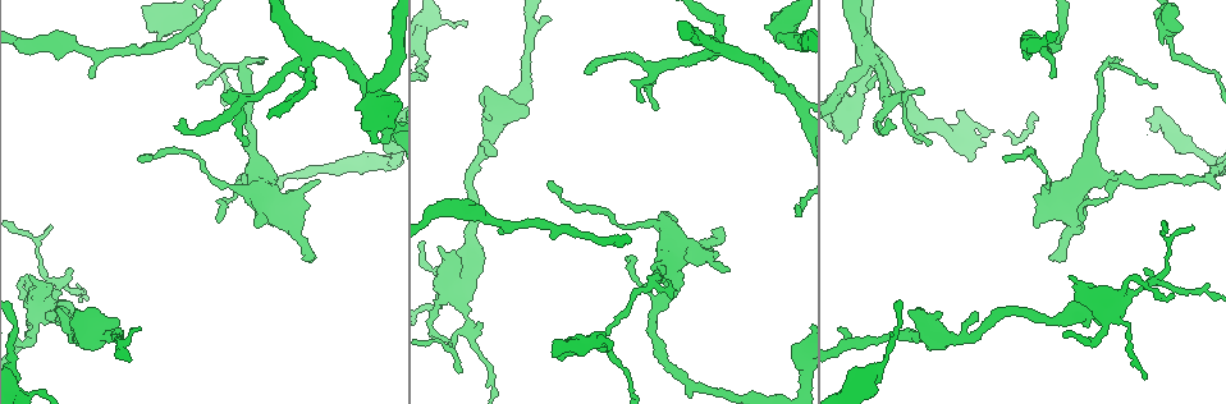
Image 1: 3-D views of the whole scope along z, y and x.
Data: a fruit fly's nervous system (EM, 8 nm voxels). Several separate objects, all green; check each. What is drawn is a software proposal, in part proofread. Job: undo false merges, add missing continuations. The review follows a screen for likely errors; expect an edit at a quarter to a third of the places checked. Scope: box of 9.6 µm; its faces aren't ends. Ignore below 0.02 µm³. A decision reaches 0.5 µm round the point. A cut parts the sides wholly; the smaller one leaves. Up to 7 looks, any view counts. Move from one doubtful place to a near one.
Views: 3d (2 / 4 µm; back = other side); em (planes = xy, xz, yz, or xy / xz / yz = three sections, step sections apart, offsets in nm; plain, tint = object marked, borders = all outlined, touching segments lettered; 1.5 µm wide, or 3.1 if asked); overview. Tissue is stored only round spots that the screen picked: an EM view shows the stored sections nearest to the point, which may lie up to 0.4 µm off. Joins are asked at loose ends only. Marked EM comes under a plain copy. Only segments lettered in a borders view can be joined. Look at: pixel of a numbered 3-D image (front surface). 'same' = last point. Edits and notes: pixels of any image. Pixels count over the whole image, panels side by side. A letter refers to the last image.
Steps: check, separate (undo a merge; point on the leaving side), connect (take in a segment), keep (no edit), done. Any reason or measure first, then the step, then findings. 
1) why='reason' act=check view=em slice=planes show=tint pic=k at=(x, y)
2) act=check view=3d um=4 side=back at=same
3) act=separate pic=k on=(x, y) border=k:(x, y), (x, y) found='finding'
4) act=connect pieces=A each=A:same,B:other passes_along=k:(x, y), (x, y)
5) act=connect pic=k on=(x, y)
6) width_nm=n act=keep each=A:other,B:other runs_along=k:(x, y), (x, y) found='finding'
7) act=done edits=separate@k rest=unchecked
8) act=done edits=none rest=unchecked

why='thick end' act=check view=em slice=yz step=8 show=tint pic=1 at=(561, 359)

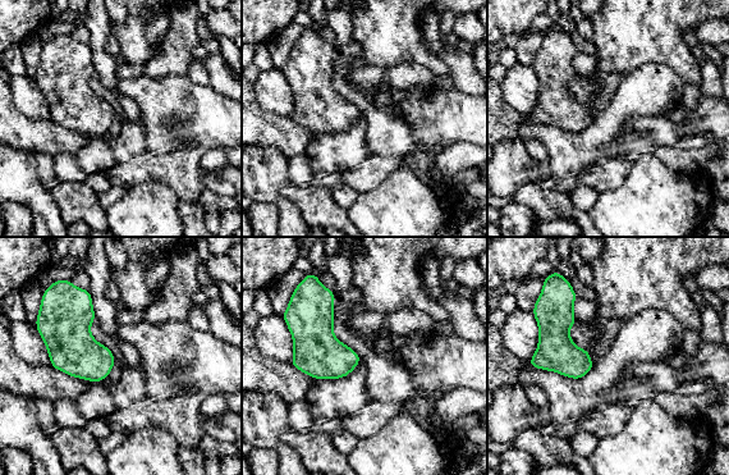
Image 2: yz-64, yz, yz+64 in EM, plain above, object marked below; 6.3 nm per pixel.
act=check view=em slice=planes show=borders at=same

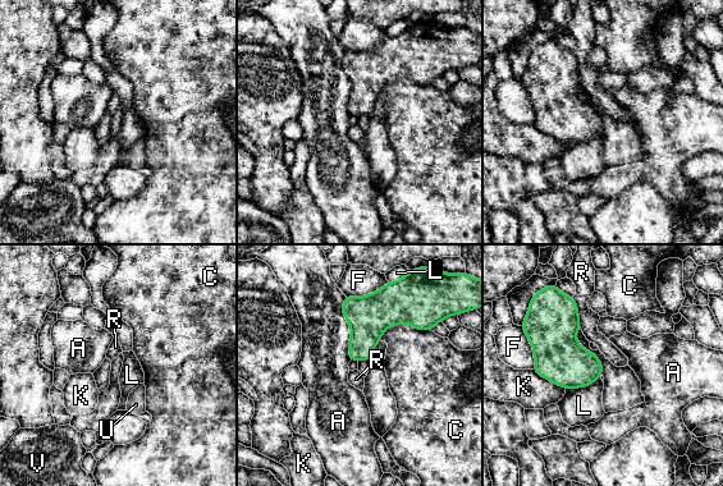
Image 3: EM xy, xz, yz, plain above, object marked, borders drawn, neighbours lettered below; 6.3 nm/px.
longest_contact=A:400nm act=keep each=A:other,C:other,F:other,K:other,L:other,R:other,U:other,V:other found='none of them fits'

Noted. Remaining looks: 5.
why='tapers out' act=check view=em slice=yz step=4 show=borders pic=1 at=(890, 121)

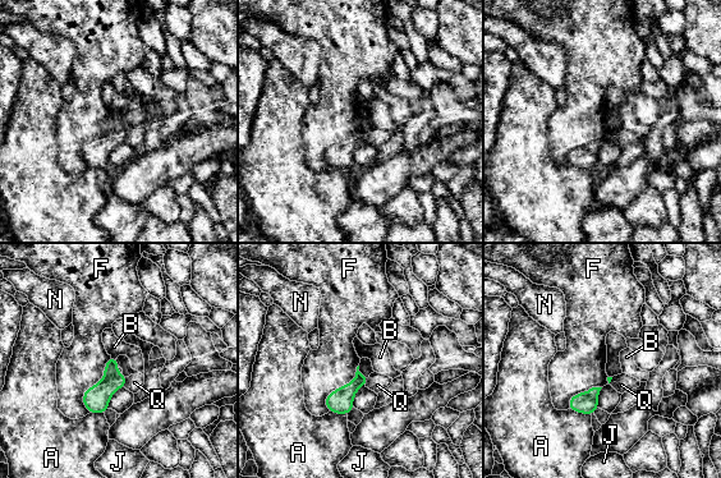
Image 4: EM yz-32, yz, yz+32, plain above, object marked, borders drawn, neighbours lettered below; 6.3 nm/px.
longest_contact=F:400nm act=keep each=A:other,B:other,F:other,J:other,N:other,Q:other border=4:(110, 354), (116, 358) found='none of them fits'

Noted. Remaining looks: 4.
why='branch stops here' act=check view=em slice=yz step=4 show=borders pic=1 at=(547, 20)

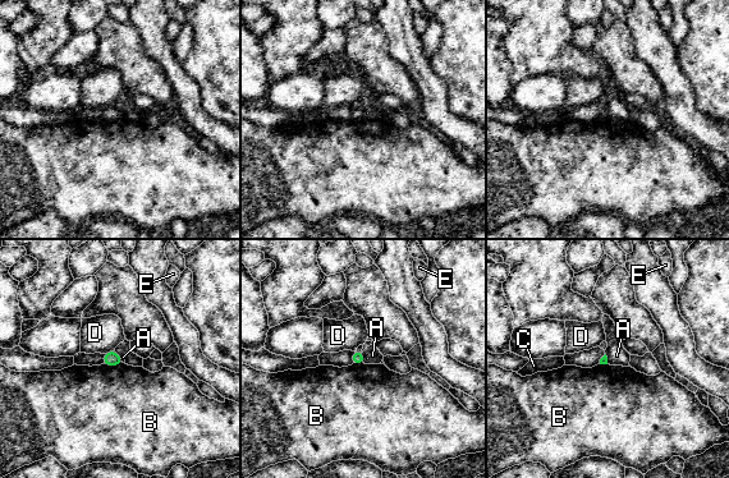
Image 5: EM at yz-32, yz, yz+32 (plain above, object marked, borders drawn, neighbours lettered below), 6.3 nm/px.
act=keep each=A:other,B:other,C:other,D:other,E:other border=5:(124, 363), (104, 364) found='none of them fits'

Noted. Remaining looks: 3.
act=done edits=none rest=unchecked

